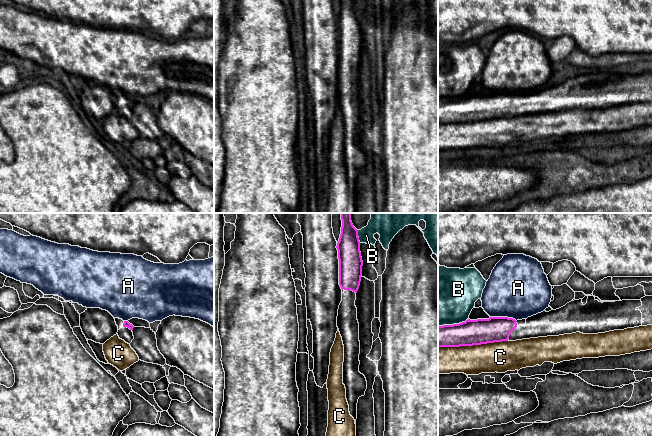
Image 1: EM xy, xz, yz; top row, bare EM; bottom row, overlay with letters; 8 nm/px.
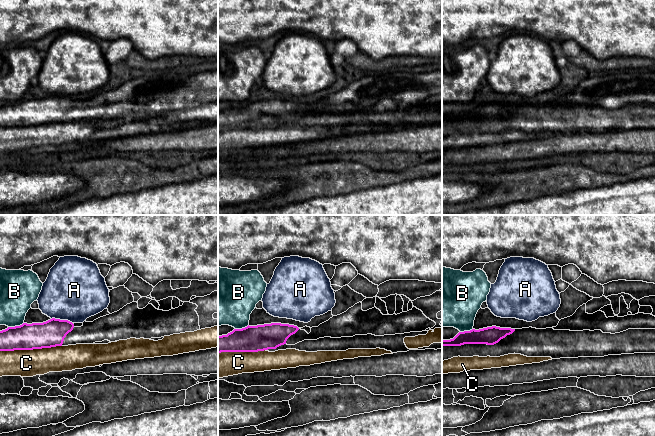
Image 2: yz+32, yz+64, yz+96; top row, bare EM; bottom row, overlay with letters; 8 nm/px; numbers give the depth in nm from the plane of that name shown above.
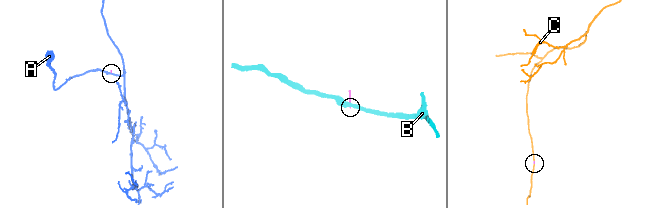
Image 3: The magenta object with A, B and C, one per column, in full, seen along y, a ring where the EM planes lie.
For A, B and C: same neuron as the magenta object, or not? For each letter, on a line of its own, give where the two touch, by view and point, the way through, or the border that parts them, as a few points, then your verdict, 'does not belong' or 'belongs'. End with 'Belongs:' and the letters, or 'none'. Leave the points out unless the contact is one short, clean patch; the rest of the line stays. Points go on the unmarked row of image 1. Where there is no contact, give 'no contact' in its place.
A: meets magenta in yz at (503, 93); border along yz (490, 92), (507, 92), (516, 96); does not belong
B: meets magenta in xz at (357, 12); border along xz (357, 6), (360, 18); does not belong
C: meets magenta in yz at (473, 120); does not belong
Belongs: none

